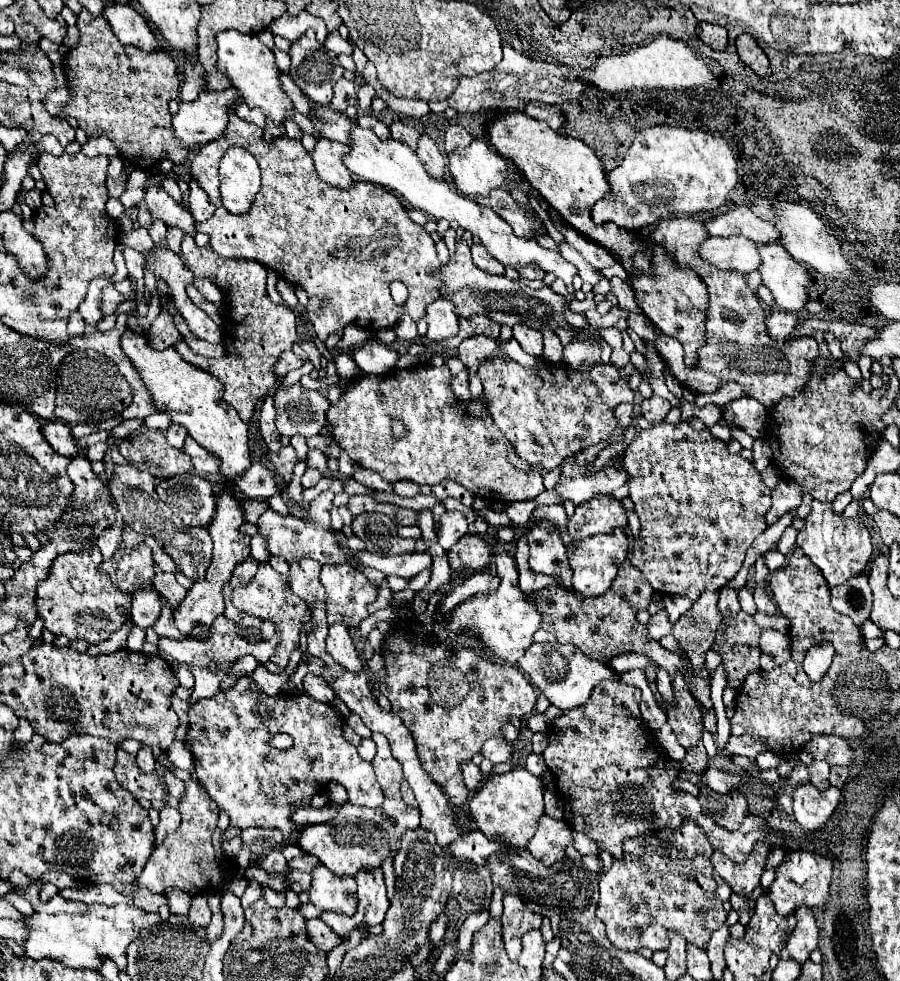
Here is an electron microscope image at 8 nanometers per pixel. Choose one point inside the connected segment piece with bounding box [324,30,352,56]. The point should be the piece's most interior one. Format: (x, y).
(335, 42)

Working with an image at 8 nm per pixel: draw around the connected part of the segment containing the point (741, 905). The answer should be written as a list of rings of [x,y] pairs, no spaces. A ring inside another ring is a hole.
[[[732,894],[730,896],[730,904],[740,914],[740,924],[746,926],[750,922],[750,918],[752,918],[752,902],[748,898],[740,898],[740,896]]]

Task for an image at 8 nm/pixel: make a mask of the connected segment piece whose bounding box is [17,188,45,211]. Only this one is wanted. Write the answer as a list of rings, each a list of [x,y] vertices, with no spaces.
[[[36,188],[28,192],[21,189],[17,194],[17,198],[28,204],[29,207],[35,211],[42,206],[42,196],[44,192],[45,191],[40,191]]]

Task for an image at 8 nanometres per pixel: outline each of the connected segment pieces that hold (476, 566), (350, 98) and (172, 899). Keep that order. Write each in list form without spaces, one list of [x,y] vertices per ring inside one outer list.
[[[466,534],[460,538],[460,542],[456,542],[452,550],[446,552],[452,570],[482,570],[490,564],[490,556],[490,544],[478,534]]]
[[[340,78],[334,84],[334,98],[330,102],[332,108],[336,108],[338,112],[344,112],[348,106],[356,104],[356,84],[348,82],[346,78]]]
[[[168,890],[166,898],[168,898],[170,914],[174,914],[174,916],[188,916],[190,902],[192,902],[190,894],[186,894],[182,890]]]

